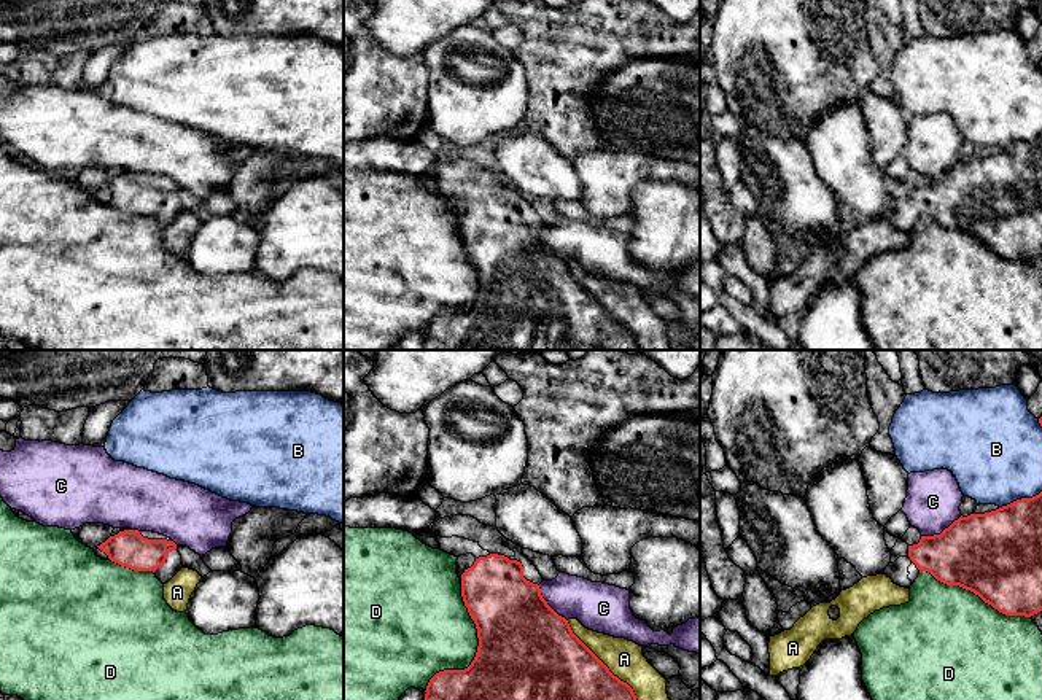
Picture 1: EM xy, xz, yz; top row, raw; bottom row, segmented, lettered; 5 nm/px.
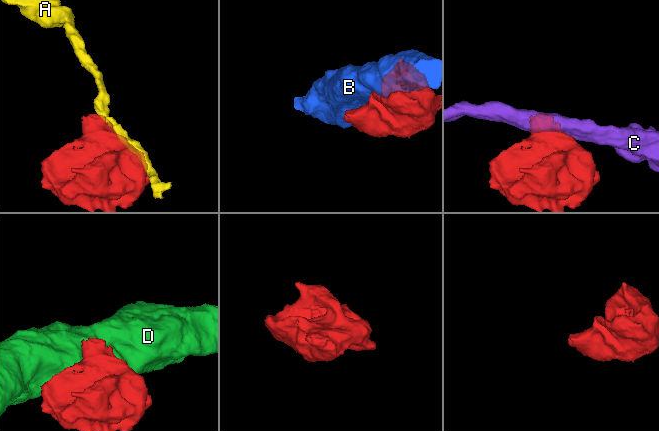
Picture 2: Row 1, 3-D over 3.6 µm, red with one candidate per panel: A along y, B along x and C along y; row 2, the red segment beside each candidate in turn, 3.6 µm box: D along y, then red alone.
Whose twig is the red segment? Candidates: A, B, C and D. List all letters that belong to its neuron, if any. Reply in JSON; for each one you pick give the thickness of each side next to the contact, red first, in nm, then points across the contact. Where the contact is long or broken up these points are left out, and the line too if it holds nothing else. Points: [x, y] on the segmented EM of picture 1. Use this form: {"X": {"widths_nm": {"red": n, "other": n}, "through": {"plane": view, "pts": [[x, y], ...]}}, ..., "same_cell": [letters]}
{"same_cell": []}

